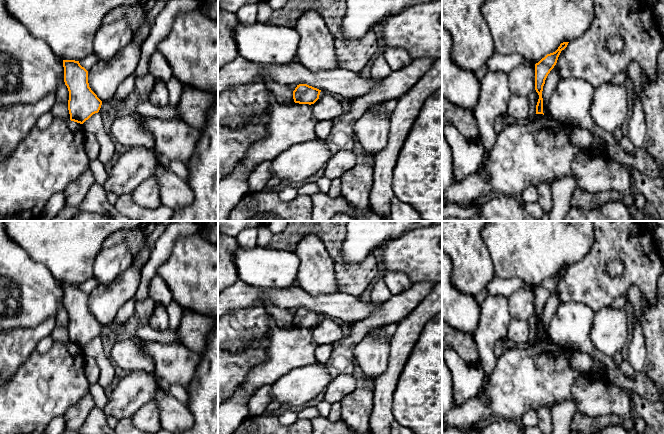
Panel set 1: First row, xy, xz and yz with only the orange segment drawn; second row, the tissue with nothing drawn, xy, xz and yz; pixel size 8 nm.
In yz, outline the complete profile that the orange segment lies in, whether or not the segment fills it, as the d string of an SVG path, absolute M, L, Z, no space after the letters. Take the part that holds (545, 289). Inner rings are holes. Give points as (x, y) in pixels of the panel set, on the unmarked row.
M563 266L558 273L550 278L547 278L538 287L535 288L535 314L539 319L539 323L536 329L536 338L543 338L543 322L542 315L545 308L545 304L557 287L558 281L562 274L564 274L569 266Z

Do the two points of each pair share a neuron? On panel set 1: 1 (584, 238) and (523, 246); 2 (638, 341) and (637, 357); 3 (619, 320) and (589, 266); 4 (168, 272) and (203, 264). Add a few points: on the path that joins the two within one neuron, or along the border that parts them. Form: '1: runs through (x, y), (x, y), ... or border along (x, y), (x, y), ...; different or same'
1: runs through (569, 238), (538, 238); same
2: runs through (637, 345), (637, 353); same
3: border along (609, 305), (601, 307), (594, 313); different
4: runs through (177, 272), (194, 272); same

